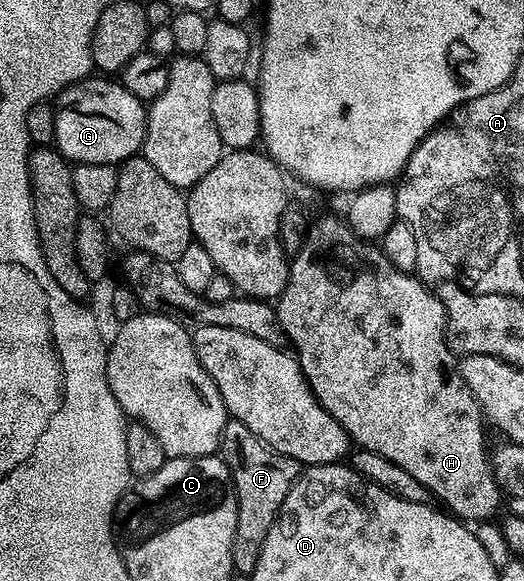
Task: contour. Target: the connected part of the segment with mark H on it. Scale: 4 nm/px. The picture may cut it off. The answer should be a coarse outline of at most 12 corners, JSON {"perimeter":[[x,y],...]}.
{"perimeter":[[314,220],[275,308],[317,402],[452,516],[503,494],[441,300]]}

